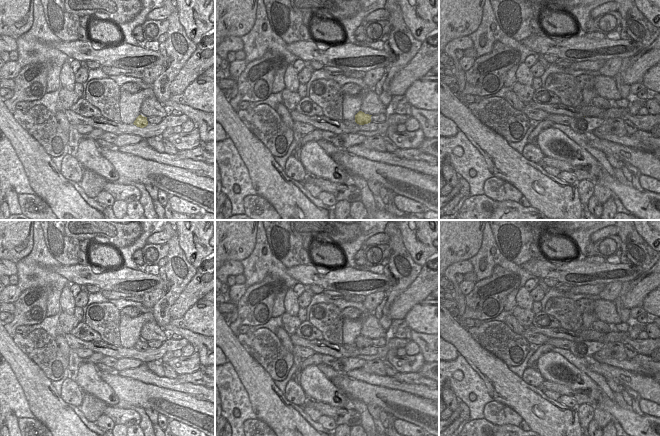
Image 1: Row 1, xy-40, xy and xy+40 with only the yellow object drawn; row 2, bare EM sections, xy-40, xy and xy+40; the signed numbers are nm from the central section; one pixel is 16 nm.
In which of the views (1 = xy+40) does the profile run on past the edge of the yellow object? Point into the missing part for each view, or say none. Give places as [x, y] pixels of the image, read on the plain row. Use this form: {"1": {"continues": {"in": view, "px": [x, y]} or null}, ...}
{"1": {"continues": null}}

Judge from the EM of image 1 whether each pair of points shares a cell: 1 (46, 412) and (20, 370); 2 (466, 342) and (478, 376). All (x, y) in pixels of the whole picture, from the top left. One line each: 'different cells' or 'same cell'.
1: same cell
2: same cell

